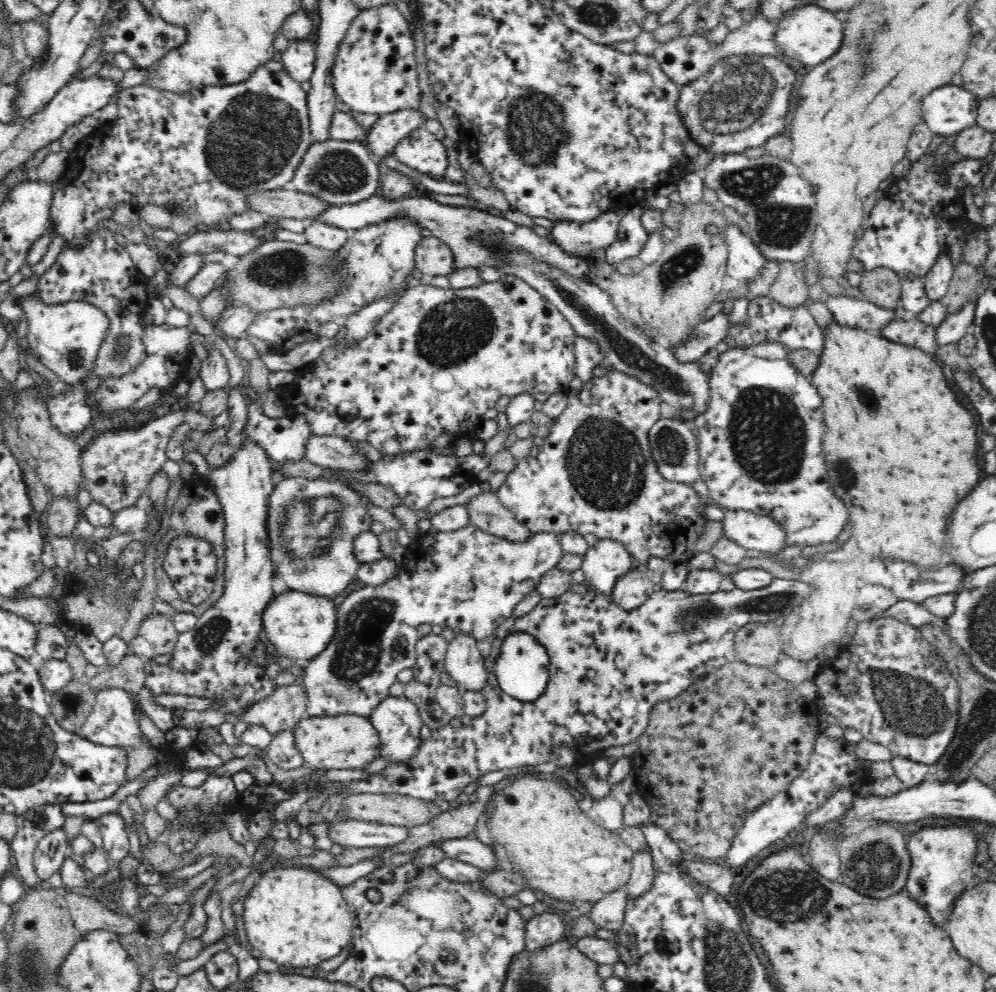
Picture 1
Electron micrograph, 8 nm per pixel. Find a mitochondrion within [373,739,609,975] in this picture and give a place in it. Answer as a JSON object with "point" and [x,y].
{"point":[461,936]}

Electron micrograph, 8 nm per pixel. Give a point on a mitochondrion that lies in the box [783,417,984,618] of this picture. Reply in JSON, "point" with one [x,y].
{"point":[844,475]}

